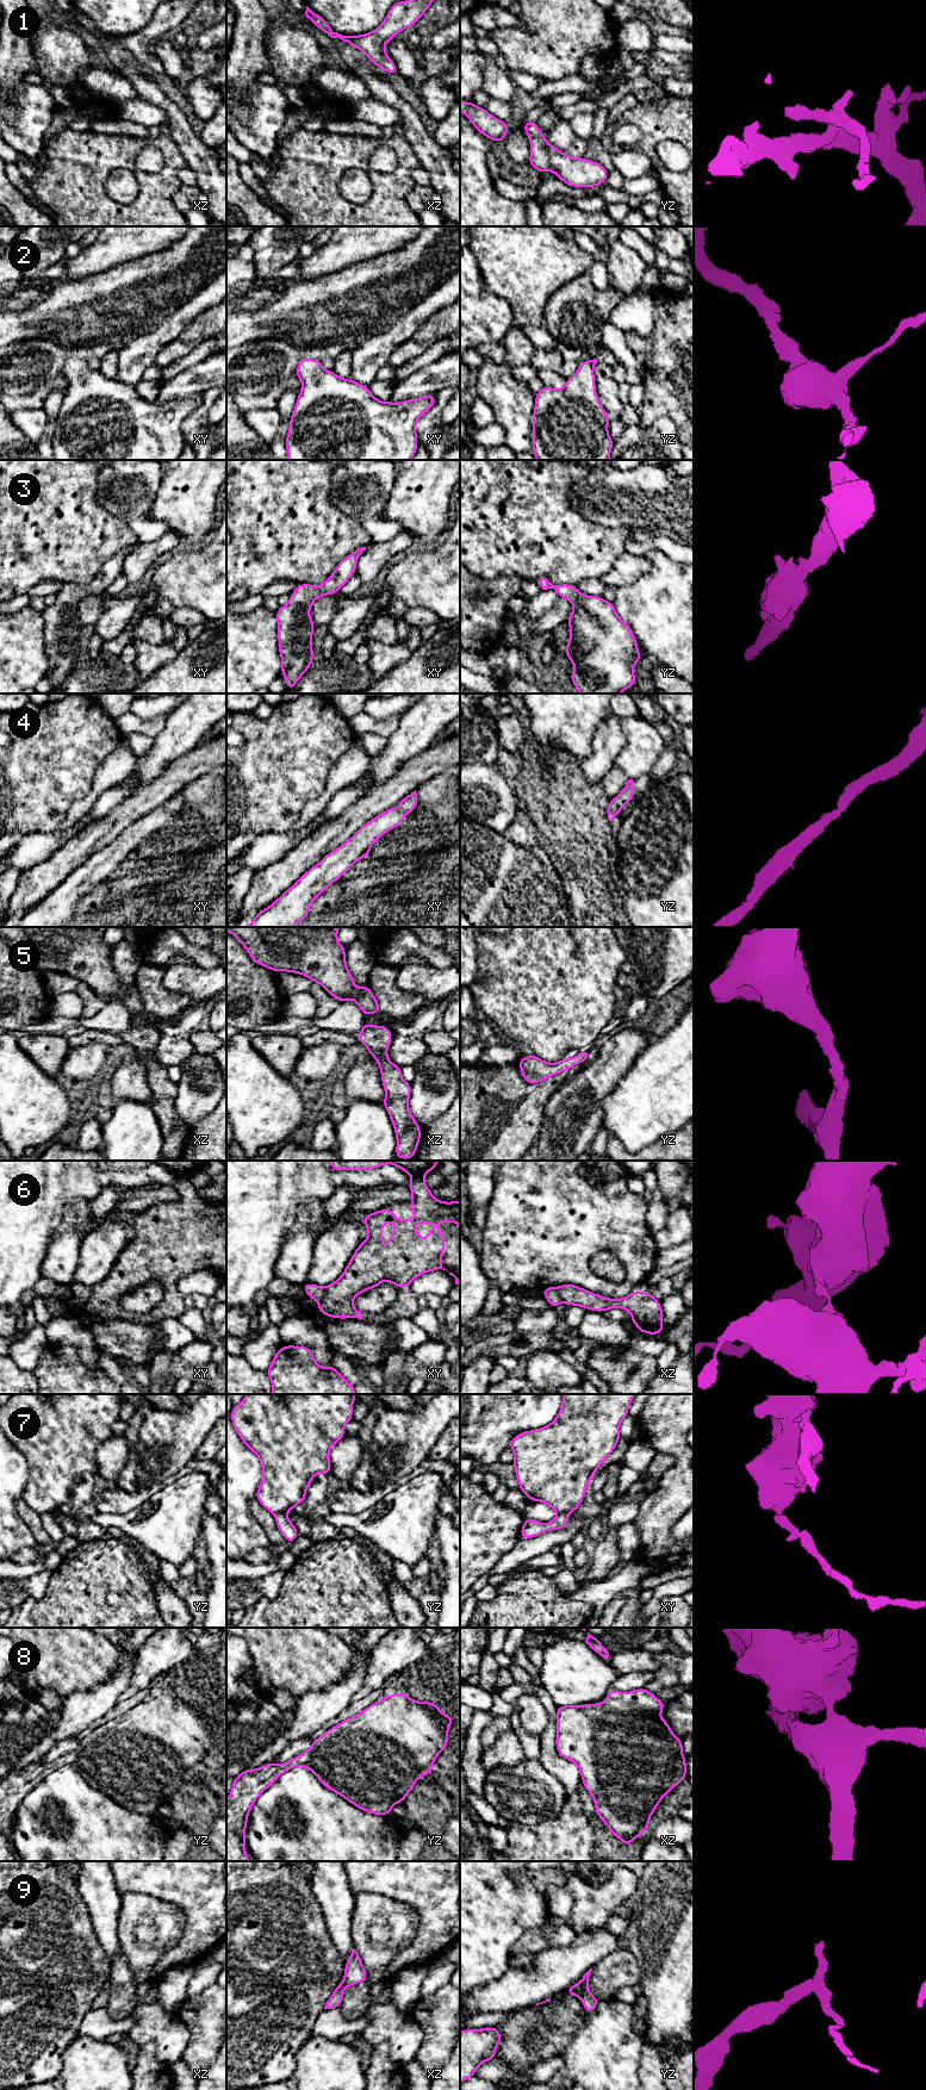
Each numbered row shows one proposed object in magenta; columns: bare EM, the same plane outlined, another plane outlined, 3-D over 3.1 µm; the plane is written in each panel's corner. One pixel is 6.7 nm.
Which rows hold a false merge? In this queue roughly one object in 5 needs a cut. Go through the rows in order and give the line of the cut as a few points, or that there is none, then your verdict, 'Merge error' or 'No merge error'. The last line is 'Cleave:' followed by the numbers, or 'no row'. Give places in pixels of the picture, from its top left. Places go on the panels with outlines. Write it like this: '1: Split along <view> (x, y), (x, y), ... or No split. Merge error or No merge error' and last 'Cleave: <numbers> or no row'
1: No split. No merge error
2: No split. No merge error
3: No split. No merge error
4: No split. No merge error
5: No split. No merge error
6: Split along xy (325, 1287), (325, 1294), (318, 1304). Merge error
7: Split along yz (285, 1512), (275, 1515). Merge error
8: No split. No merge error
9: Split along yz (579, 1982), (583, 1988), (580, 1997). Merge error
Cleave: 6, 7, 9

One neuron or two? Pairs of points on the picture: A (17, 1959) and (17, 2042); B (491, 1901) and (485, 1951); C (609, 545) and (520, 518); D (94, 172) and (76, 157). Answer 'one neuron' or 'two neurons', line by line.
A: one neuron
B: one neuron
C: one neuron
D: one neuron

